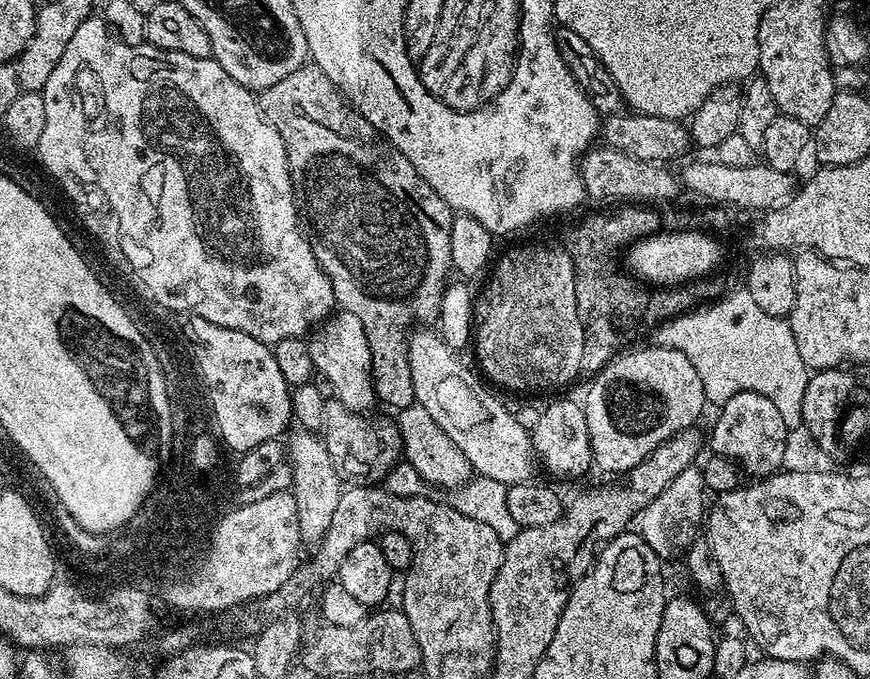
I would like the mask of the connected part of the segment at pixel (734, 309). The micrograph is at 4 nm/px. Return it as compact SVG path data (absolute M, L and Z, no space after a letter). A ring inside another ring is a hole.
M717 299L715 302L705 302L688 312L679 313L663 325L667 347L677 348L688 356L700 381L704 386L705 397L712 396L717 402L740 391L760 392L768 397L775 397L802 369L802 361L798 354L796 340L790 334L780 336L781 321L775 316L766 316L759 310L748 312L749 305L740 300Z

